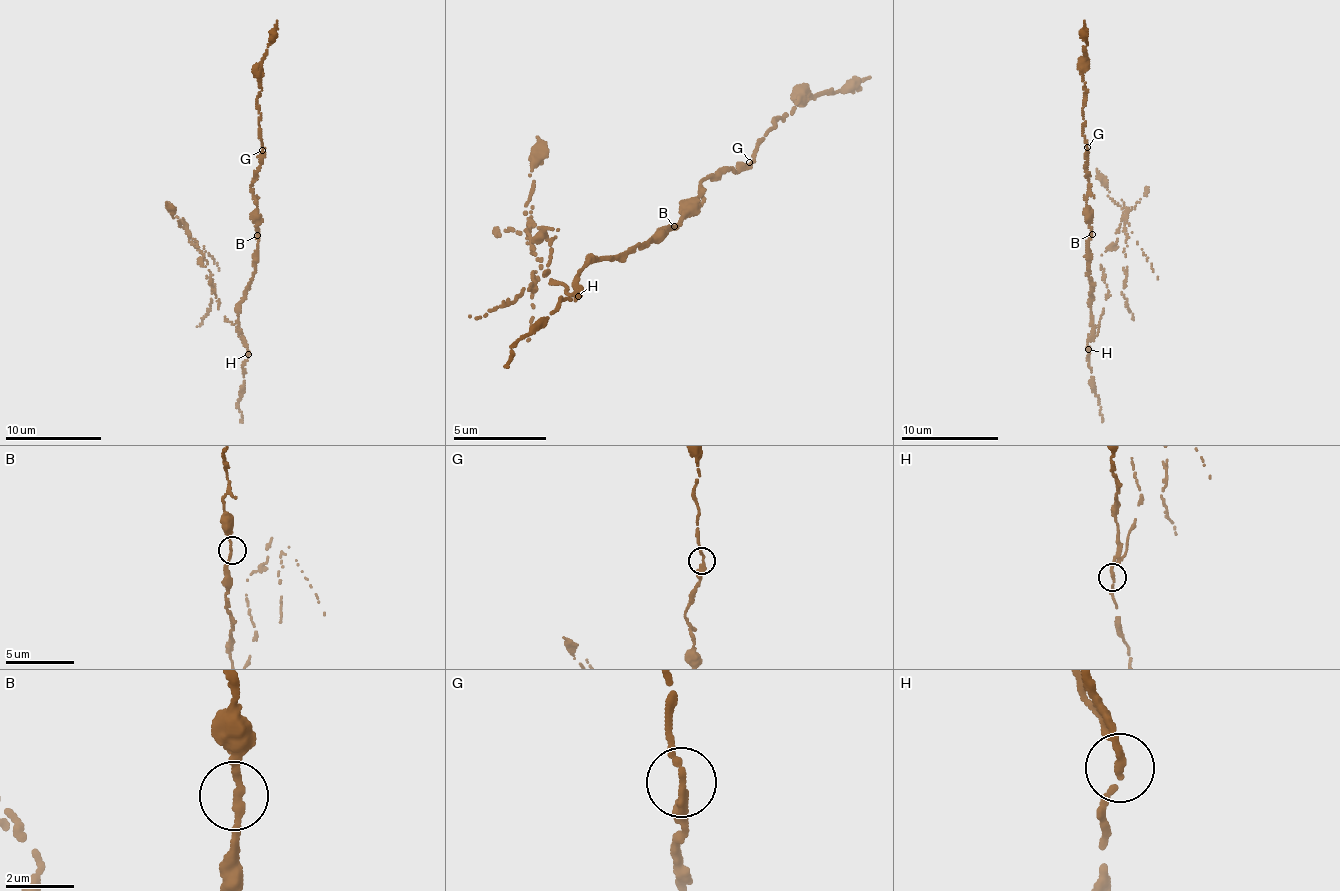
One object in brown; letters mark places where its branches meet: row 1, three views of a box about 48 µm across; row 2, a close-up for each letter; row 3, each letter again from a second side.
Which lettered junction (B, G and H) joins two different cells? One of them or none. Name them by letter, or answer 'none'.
H

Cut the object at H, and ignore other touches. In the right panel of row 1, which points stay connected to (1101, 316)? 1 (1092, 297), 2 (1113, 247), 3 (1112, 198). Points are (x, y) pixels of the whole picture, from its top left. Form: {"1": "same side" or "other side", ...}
{"1": "other side", "2": "same side", "3": "same side"}

